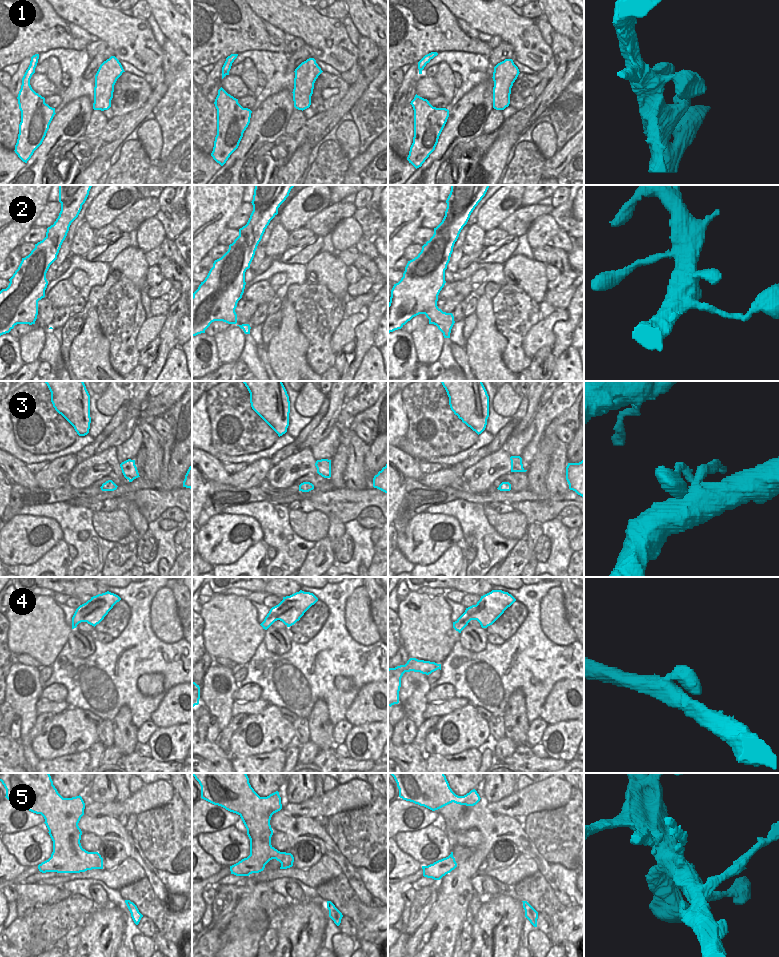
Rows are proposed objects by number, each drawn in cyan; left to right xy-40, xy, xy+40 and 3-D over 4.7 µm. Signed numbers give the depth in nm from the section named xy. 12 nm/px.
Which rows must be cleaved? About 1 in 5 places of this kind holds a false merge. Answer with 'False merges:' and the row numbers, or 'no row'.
False merges: no row

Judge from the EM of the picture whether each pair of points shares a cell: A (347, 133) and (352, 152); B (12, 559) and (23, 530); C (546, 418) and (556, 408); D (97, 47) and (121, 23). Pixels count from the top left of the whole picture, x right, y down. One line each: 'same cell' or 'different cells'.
A: same cell
B: same cell
C: same cell
D: different cells

